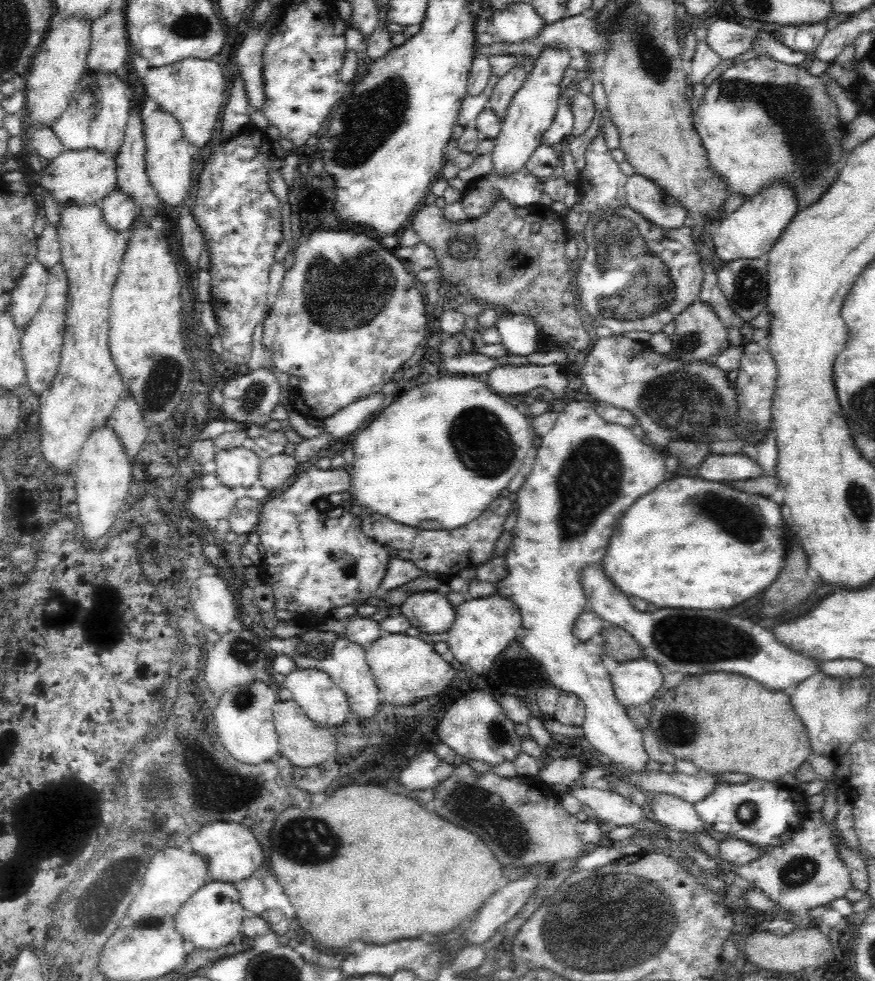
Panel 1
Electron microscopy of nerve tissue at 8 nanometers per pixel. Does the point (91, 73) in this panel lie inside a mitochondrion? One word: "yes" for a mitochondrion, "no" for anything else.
no

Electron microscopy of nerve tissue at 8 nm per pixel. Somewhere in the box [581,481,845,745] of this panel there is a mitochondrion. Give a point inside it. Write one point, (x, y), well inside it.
(688, 641)

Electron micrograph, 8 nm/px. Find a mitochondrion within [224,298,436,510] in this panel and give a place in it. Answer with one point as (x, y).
(252, 395)

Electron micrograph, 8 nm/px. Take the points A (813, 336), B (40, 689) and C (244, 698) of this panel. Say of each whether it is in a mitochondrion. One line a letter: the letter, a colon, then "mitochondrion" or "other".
A: other
B: other
C: mitochondrion

